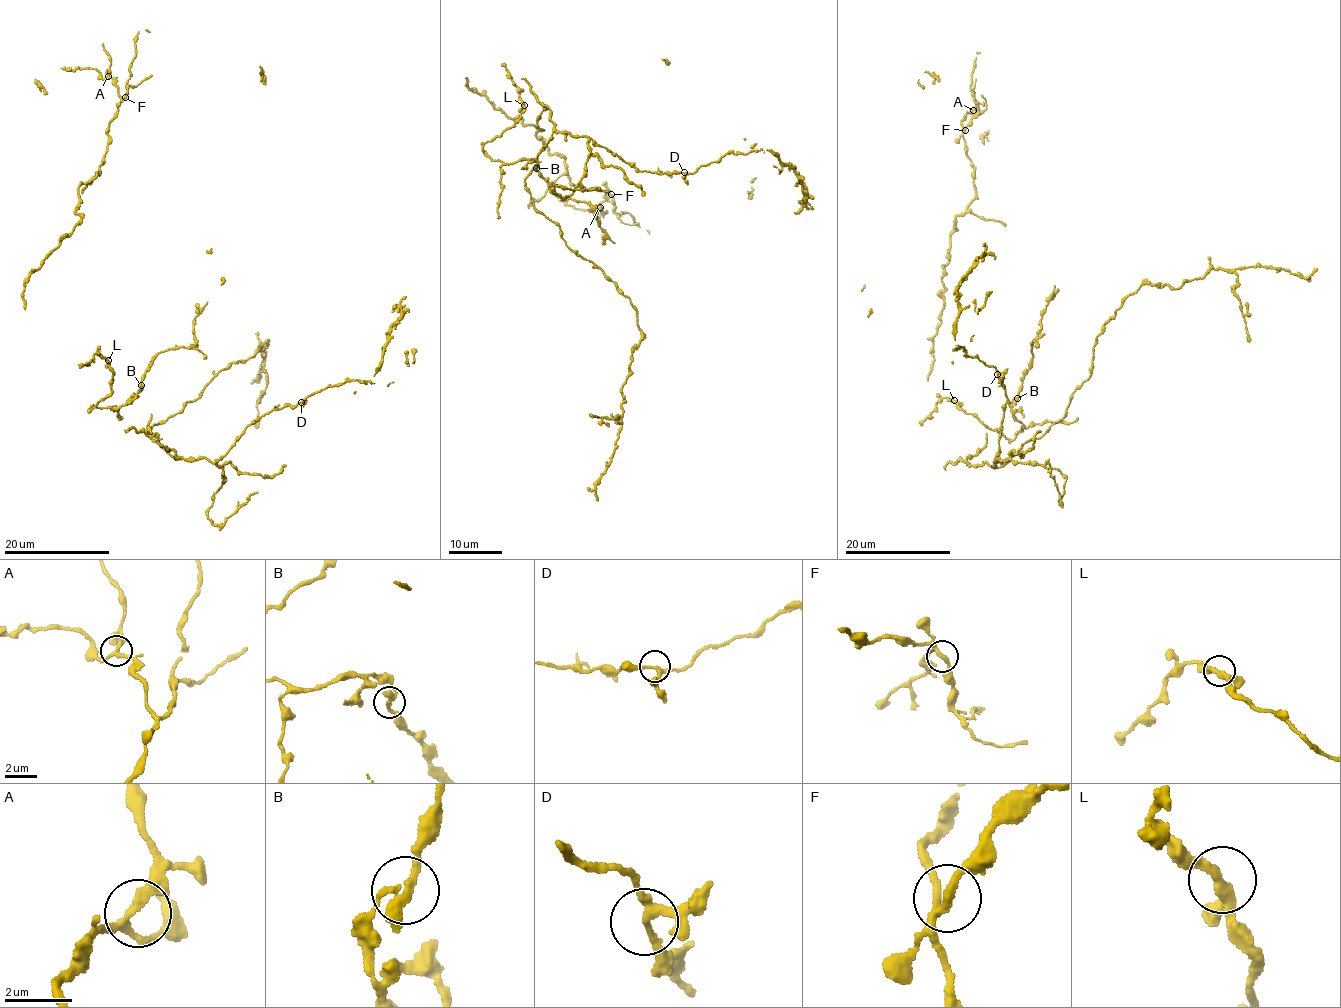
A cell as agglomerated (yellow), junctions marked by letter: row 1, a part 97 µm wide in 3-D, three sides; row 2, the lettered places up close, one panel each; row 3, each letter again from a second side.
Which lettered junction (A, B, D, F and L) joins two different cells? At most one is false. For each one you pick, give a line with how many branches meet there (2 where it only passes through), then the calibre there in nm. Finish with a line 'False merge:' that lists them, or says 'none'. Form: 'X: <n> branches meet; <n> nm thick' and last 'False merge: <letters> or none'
False merge: none

